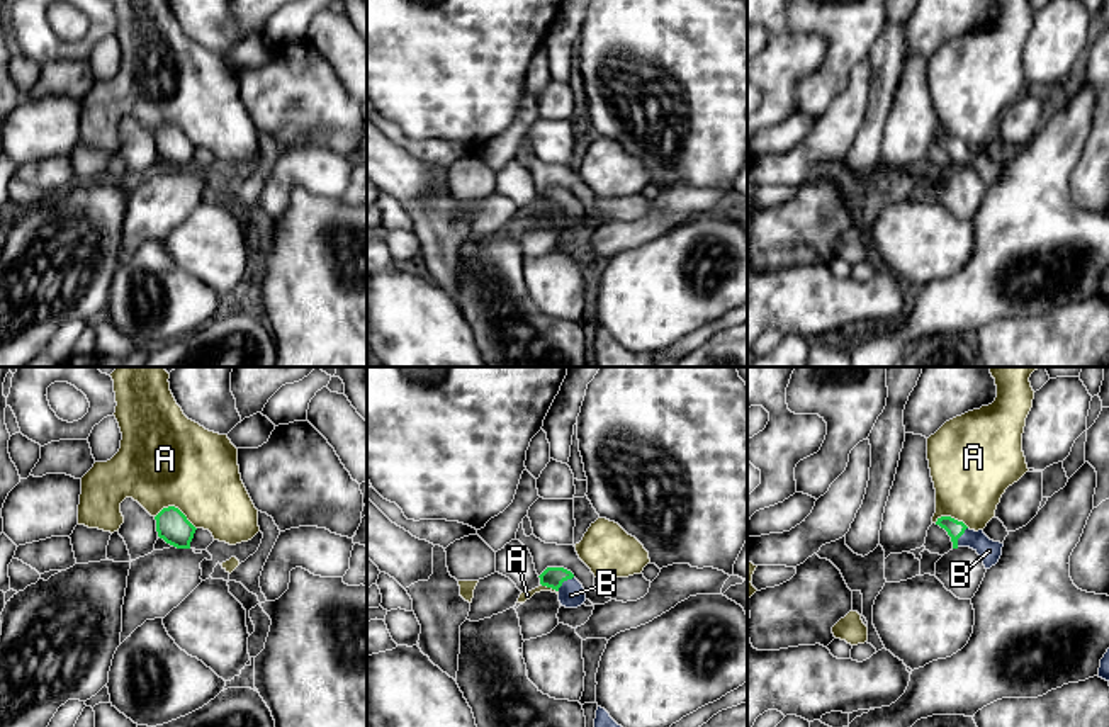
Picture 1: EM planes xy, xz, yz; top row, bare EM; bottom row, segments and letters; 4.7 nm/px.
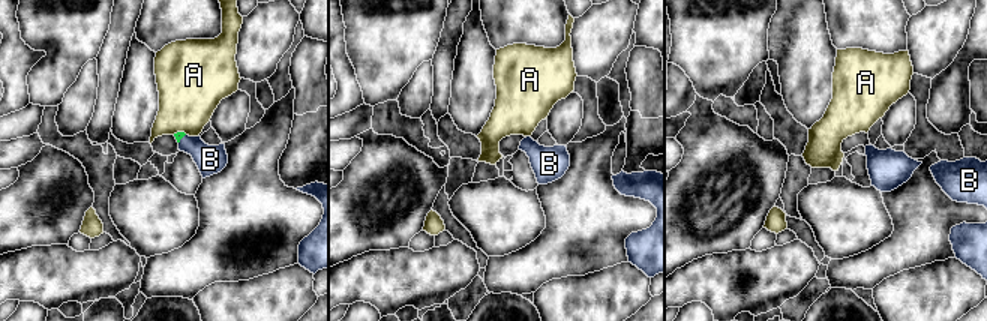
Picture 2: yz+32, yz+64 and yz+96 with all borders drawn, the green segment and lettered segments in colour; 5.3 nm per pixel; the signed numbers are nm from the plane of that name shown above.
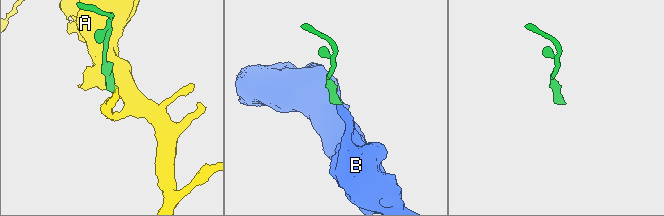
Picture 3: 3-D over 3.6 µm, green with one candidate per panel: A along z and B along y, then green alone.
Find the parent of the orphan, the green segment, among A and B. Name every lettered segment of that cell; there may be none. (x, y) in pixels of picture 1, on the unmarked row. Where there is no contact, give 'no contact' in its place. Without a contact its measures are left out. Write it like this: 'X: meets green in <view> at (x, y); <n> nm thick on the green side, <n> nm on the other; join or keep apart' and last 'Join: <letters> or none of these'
A: meets green in xy at (177, 128); 160 nm thick on the green side, 440 nm on the other; keep apart
B: meets green in xz at (564, 199); 100 nm thick on the green side, 130 nm on the other; join
Join: B

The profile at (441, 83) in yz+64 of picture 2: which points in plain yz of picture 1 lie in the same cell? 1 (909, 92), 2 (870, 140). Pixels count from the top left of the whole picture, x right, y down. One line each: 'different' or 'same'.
1: different
2: same

